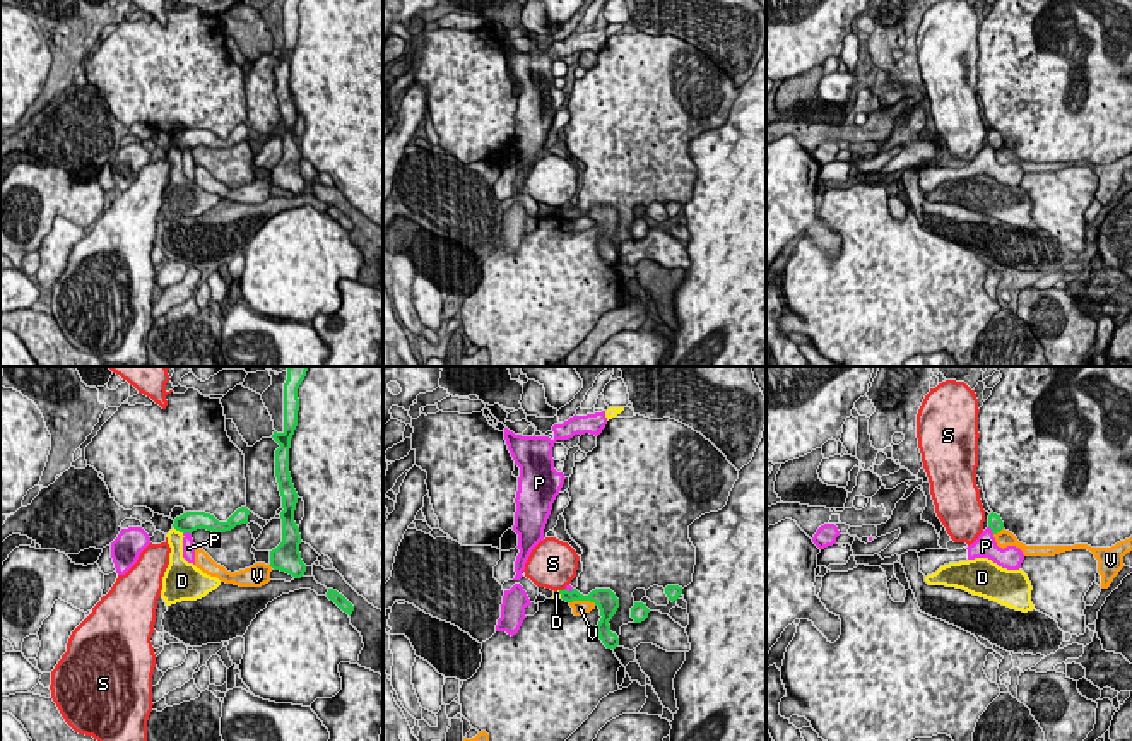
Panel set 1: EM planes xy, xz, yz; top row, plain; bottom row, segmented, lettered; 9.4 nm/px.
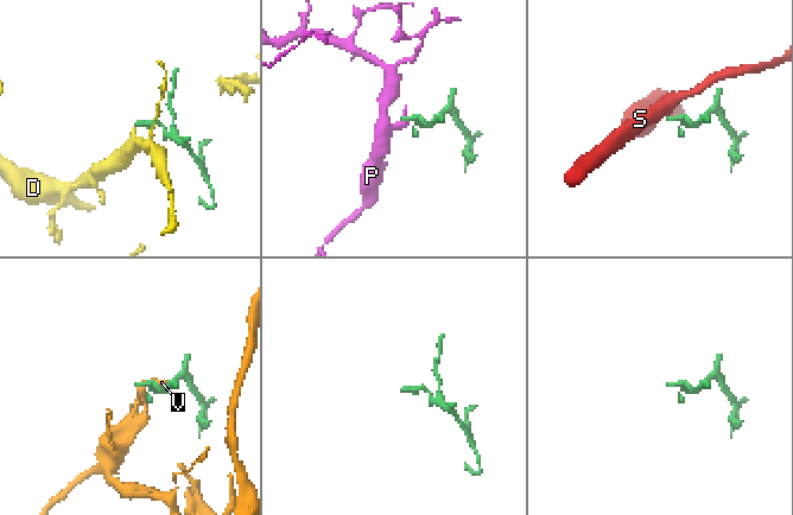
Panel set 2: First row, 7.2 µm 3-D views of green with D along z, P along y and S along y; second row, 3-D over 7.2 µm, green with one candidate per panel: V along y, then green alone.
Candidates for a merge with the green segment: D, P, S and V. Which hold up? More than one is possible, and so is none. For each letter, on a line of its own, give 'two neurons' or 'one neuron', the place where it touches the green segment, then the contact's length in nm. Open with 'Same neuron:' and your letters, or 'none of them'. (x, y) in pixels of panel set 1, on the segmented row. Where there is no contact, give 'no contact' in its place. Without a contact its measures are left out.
Same neuron: none of them
D: two neurons | xy (178, 529) | 130 nm
P: two neurons | xy (187, 531) | 80 nm
S: two neurons | xz (561, 591) | 70 nm
V: two neurons | xz (583, 599) | 260 nm

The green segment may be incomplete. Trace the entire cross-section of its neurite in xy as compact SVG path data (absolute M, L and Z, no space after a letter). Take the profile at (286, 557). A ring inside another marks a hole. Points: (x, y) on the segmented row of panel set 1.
M289 366L287 380L284 383L284 431L274 431L272 438L280 445L275 450L275 477L282 496L282 542L270 551L270 566L274 570L286 572L294 578L301 578L306 572L306 565L301 560L299 544L301 534L294 522L294 510L298 503L298 493L294 489L289 472L289 448L291 438L298 426L299 399L298 388L304 380L308 366Z

